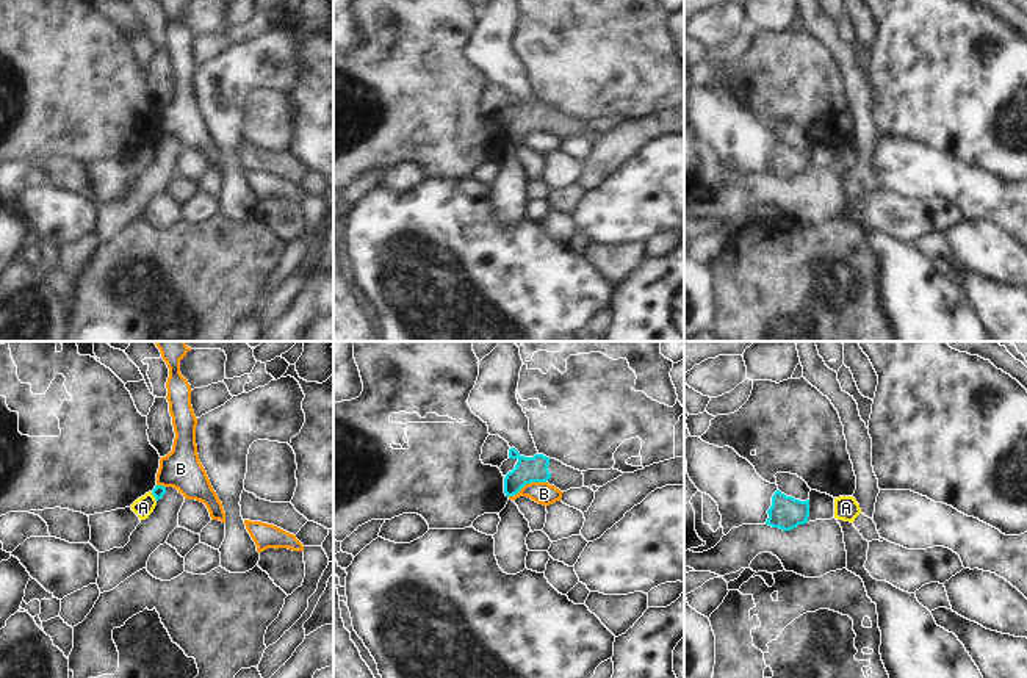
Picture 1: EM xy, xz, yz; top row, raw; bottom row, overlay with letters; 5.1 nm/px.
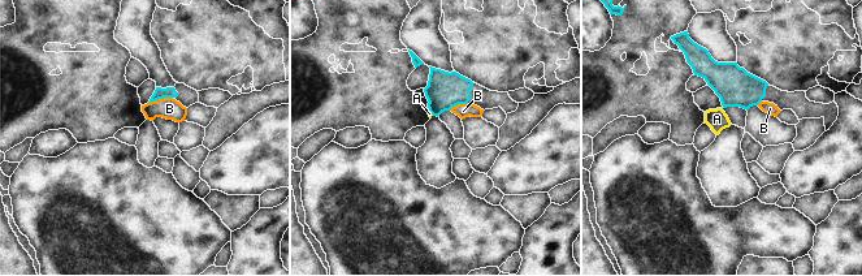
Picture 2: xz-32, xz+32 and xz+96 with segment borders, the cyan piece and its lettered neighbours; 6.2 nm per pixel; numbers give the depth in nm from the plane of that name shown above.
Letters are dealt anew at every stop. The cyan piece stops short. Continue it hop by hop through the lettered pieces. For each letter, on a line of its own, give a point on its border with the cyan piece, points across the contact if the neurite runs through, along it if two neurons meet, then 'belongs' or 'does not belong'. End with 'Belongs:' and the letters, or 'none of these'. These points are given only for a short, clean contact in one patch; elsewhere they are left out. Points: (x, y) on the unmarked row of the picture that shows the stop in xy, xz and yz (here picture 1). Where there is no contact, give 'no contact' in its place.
A: meets cyan in xy at (154, 144); border along xy (151, 141), (157, 149); does not belong
B: meets cyan in xz at (526, 132); border along xz (545, 130), (526, 132), (509, 146); does not belong
Belongs: none of these

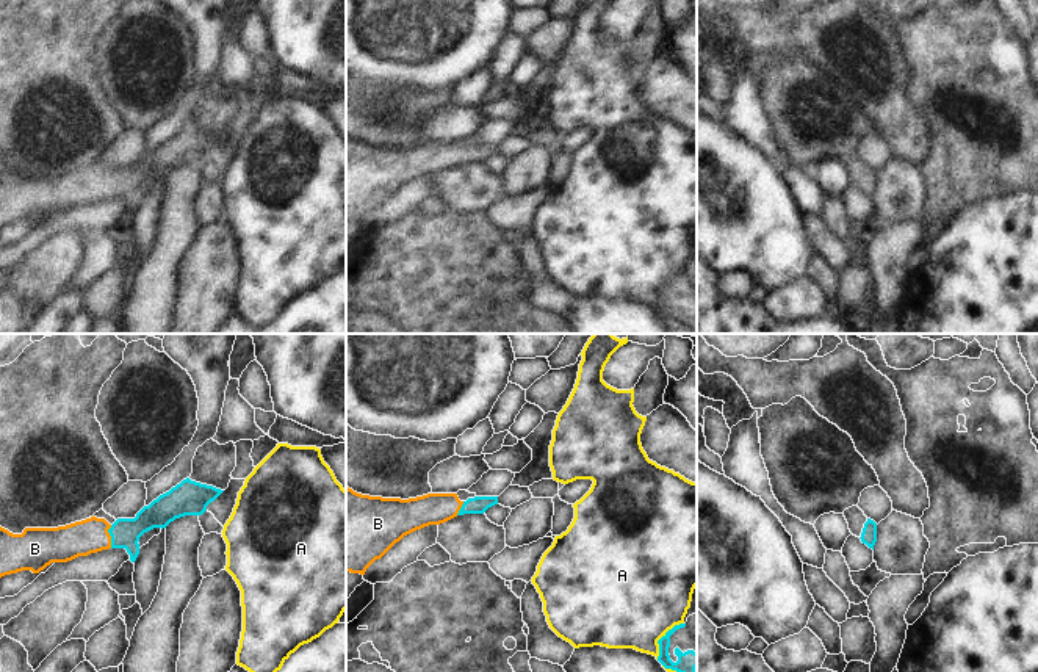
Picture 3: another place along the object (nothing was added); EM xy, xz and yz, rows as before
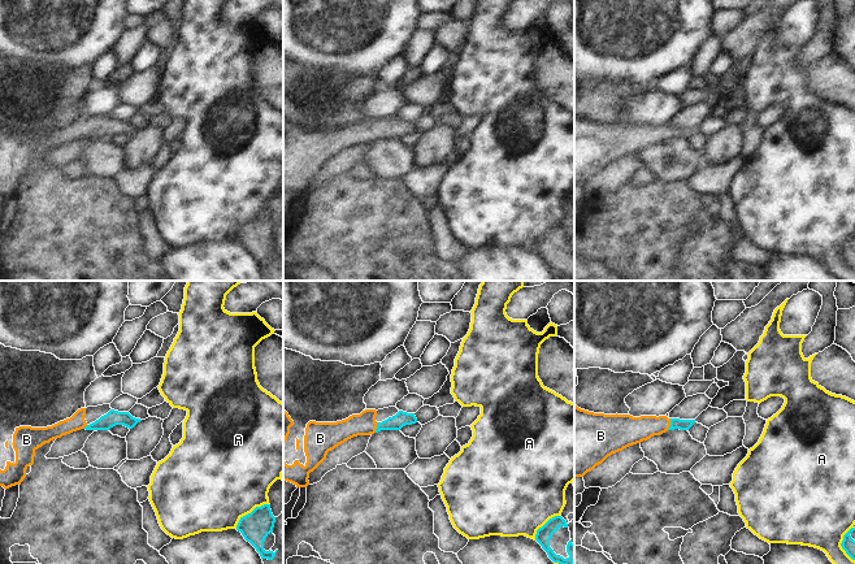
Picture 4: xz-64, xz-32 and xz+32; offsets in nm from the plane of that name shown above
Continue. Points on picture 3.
A: meets cyan in xz at (661, 287); does not belong
B: meets cyan in xy at (110, 184); runs through xy (126, 182), (110, 184), (91, 184), (63, 193); belongs
Belongs: B

